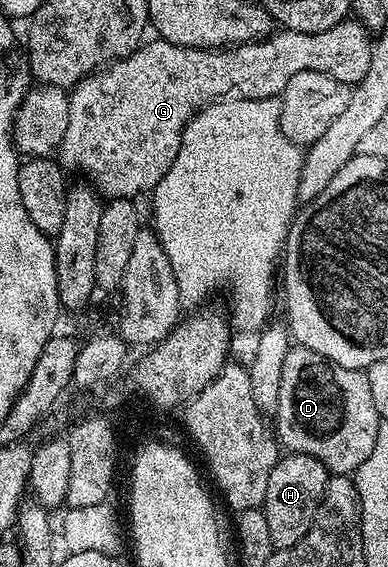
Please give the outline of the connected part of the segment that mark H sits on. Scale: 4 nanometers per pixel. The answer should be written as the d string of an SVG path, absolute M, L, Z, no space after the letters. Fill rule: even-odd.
M286 452L278 456L271 471L271 479L267 479L267 495L263 506L274 550L295 547L295 543L299 543L299 539L307 535L317 508L321 505L330 476L327 466L311 455Z

